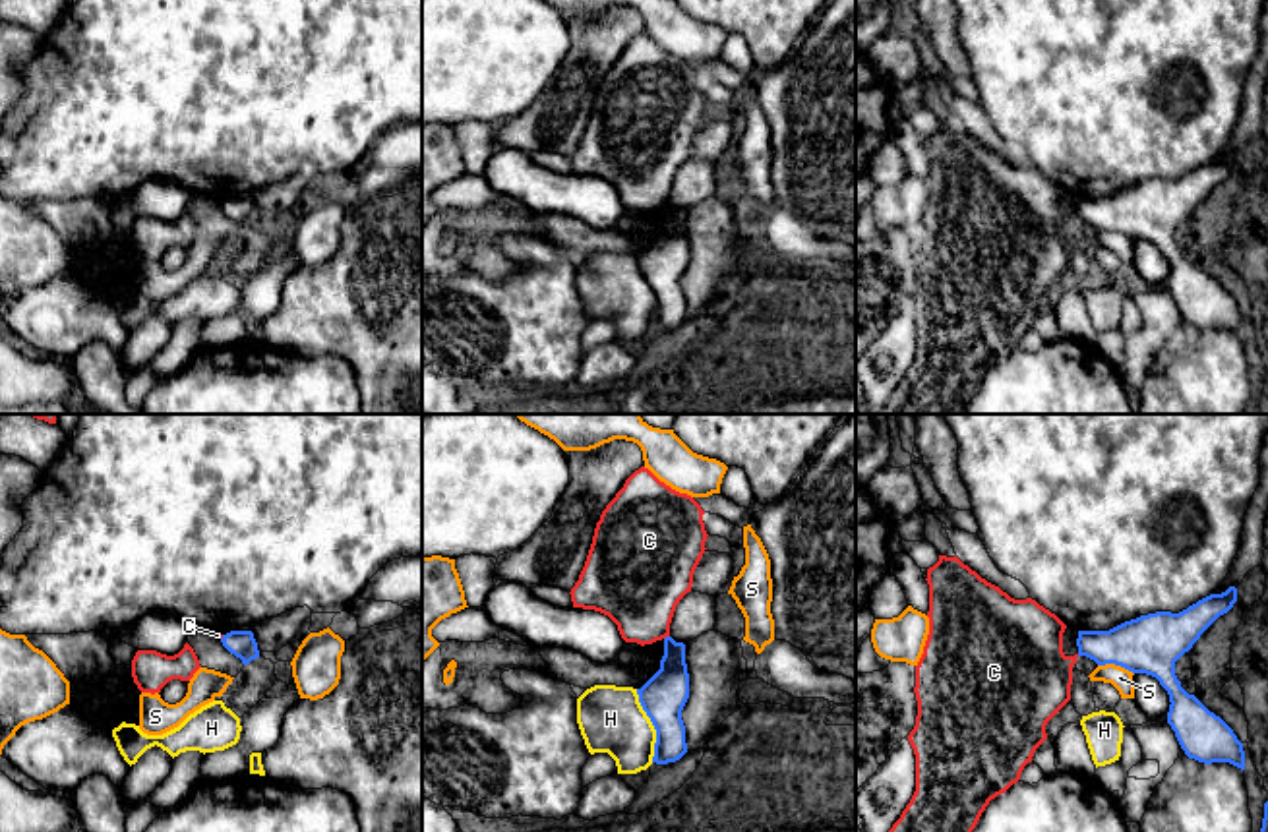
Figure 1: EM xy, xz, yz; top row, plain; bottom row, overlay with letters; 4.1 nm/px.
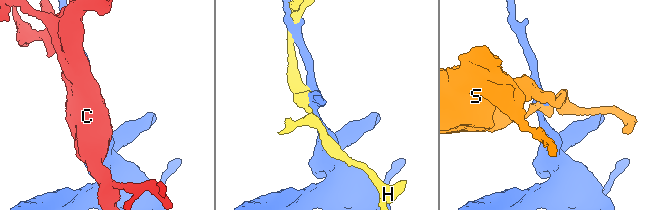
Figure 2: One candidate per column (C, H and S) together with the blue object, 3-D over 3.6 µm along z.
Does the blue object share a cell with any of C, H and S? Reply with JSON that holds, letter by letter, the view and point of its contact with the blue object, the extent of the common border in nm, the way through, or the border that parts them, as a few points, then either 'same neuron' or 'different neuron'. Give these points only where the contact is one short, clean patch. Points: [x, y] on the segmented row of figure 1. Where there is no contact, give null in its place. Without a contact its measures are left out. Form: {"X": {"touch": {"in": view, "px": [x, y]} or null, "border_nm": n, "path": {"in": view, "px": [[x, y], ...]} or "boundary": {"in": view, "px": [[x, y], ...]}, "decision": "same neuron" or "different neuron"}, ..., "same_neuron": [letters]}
{"C": {"touch": {"in": "xz", "px": [666, 637]}, "border_nm": 30, "boundary": {"in": "xz", "px": [[668, 635], [664, 639]]}, "decision": "different neuron"}, "H": {"touch": {"in": "xz", "px": [653, 724]}, "border_nm": 320, "decision": "different neuron"}, "S": {"touch": {"in": "yz", "px": [1116, 664]}, "border_nm": 160, "boundary": {"in": "yz", "px": [[1098, 664], [1119, 664], [1133, 674]]}, "decision": "different neuron"}, "same_neuron": []}

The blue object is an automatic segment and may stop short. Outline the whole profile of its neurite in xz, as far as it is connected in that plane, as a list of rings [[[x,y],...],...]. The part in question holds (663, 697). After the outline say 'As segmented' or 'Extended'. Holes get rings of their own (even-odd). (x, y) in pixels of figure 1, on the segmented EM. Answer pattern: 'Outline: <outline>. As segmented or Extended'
Outline: [[[664,639],[660,669],[637,689],[639,702],[656,729],[652,762],[668,764],[687,753],[681,710],[689,698],[685,644]]]. As segmented

